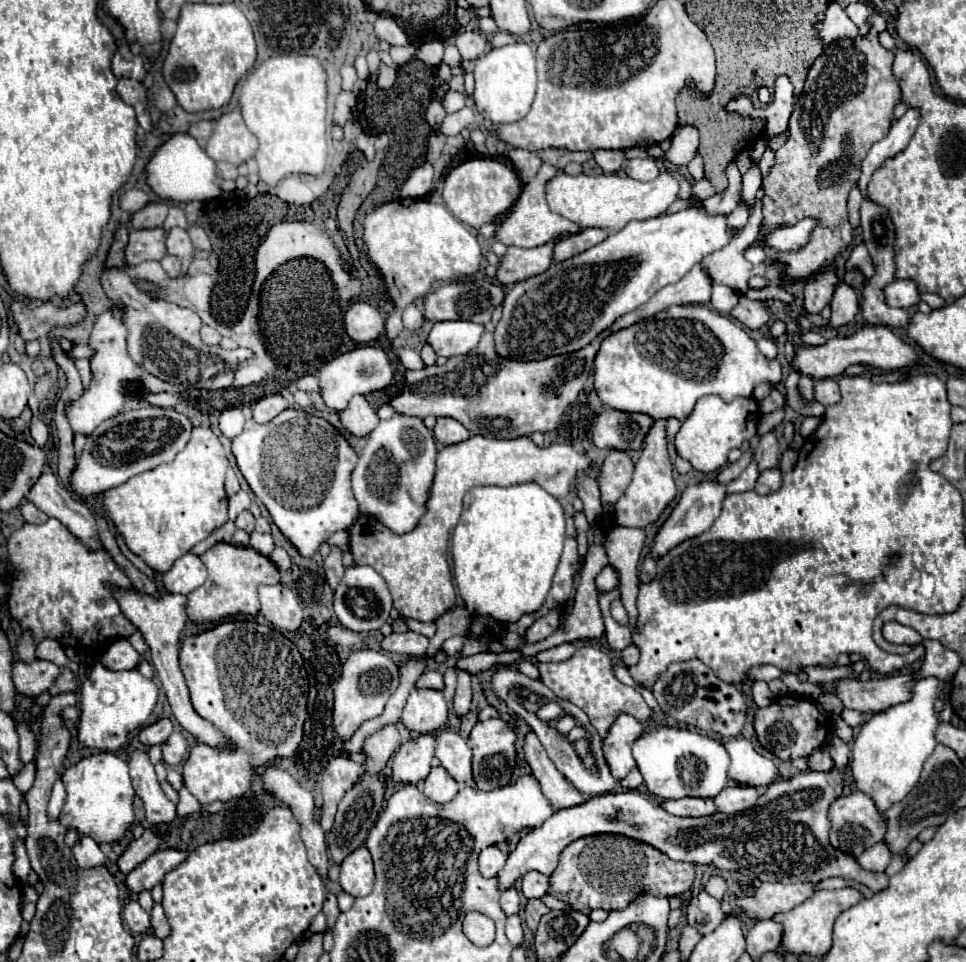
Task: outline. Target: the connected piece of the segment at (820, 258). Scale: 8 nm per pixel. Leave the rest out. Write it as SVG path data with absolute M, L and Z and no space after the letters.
M876 14L870 18L870 32L866 36L858 36L854 40L842 38L828 44L808 70L804 92L794 102L794 110L788 122L790 138L774 152L774 166L762 182L764 234L770 234L782 226L794 226L802 218L816 220L816 226L810 232L808 244L804 244L798 250L780 252L770 248L768 244L760 244L770 262L778 262L784 266L782 280L798 280L816 274L826 262L832 262L854 240L854 228L848 222L846 210L848 192L860 178L860 164L868 154L870 146L888 134L894 118L892 110L900 102L900 86L892 74L894 52L886 50L878 42L878 34L884 30L886 20Z

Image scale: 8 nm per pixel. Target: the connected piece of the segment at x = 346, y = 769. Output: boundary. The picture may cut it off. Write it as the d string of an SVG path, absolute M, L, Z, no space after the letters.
M334 758L328 762L322 778L322 796L324 796L324 814L320 826L324 832L332 830L334 810L342 796L364 778L364 766L352 762L350 758Z

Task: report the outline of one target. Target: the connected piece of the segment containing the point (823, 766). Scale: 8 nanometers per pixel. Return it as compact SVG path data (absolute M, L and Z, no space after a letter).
M818 748L818 750L814 750L814 754L810 754L808 768L818 770L818 772L830 772L836 768L836 764L834 764L834 760L826 748Z

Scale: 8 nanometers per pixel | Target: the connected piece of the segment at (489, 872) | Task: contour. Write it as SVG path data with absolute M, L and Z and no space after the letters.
M488 846L486 850L480 852L480 858L478 858L480 874L484 878L494 878L498 870L504 866L504 862L506 862L506 854L500 852L496 846Z

